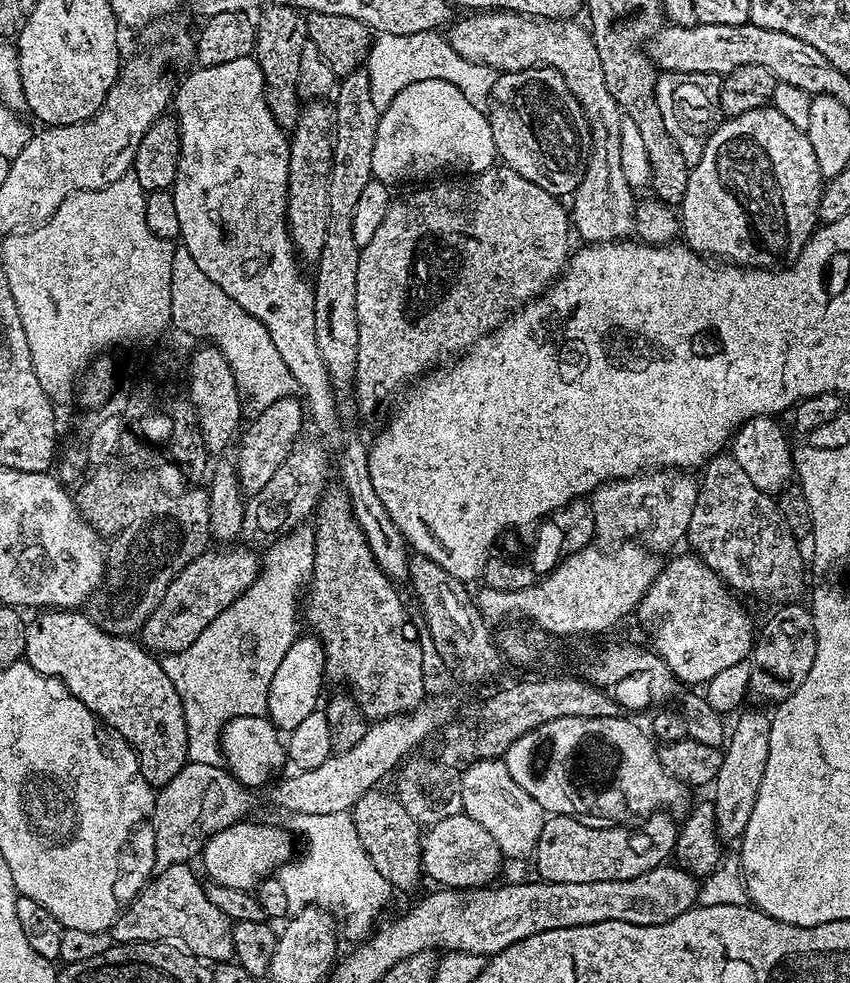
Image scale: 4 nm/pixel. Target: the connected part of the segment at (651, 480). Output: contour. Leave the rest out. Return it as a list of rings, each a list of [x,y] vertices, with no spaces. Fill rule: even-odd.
[[[665,468],[627,476],[624,480],[610,480],[590,496],[596,535],[601,541],[612,540],[604,542],[637,540],[650,552],[671,553],[671,548],[687,537],[697,498],[698,480],[688,470]]]

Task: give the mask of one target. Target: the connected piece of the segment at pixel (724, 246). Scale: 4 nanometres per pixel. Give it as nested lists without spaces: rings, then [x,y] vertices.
[[[771,106],[746,110],[746,114],[729,116],[716,127],[710,142],[706,142],[706,150],[702,158],[696,164],[691,165],[684,201],[678,205],[683,243],[705,257],[719,258],[724,262],[739,264],[742,268],[775,269],[777,266],[787,265],[798,258],[798,254],[818,227],[821,191],[822,177],[818,170],[818,158],[814,158],[814,150],[810,146],[810,138],[805,129],[794,126],[794,122],[789,122],[783,114],[778,114],[778,110]]]

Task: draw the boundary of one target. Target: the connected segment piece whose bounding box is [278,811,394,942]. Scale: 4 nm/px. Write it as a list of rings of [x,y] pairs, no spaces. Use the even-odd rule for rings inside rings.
[[[351,811],[329,816],[292,814],[287,819],[287,827],[293,833],[301,832],[304,835],[304,853],[301,856],[299,853],[278,869],[278,879],[282,882],[289,909],[323,908],[342,921],[343,935],[345,932],[352,942],[359,941],[360,928],[373,927],[371,924],[387,906],[394,889],[386,882],[386,878],[382,878],[382,874],[378,874],[374,862],[370,862],[370,854],[362,850],[362,838],[358,838]]]

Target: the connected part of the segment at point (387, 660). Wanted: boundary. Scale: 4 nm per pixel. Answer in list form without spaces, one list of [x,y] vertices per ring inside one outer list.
[[[342,486],[336,488],[329,487],[320,498],[320,503],[314,513],[314,564],[312,566],[312,579],[306,588],[306,595],[302,600],[302,620],[308,623],[307,631],[320,640],[321,646],[325,650],[325,677],[331,679],[336,684],[349,684],[350,695],[356,700],[357,705],[364,712],[369,721],[379,722],[391,716],[402,716],[412,713],[420,704],[424,703],[426,693],[423,686],[423,654],[426,651],[425,645],[420,645],[420,636],[416,633],[416,628],[412,625],[412,620],[408,617],[408,612],[404,609],[404,604],[400,601],[400,596],[396,593],[397,585],[388,579],[388,575],[376,565],[374,554],[362,534],[362,530],[357,526],[356,517],[352,515],[350,498],[348,492]]]

